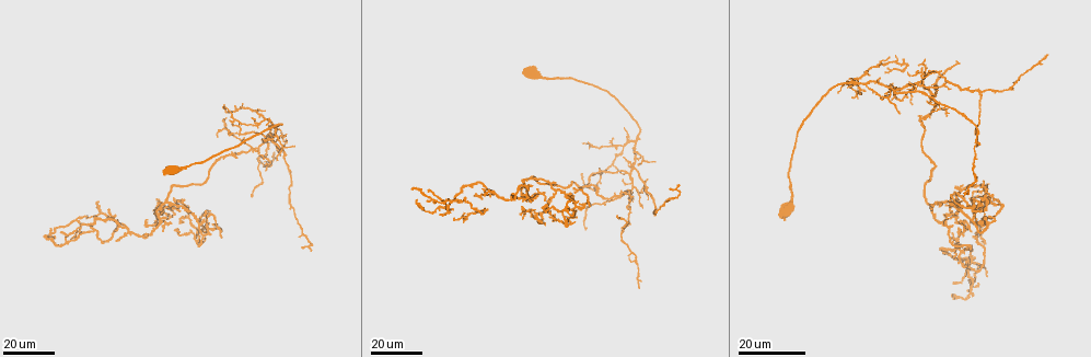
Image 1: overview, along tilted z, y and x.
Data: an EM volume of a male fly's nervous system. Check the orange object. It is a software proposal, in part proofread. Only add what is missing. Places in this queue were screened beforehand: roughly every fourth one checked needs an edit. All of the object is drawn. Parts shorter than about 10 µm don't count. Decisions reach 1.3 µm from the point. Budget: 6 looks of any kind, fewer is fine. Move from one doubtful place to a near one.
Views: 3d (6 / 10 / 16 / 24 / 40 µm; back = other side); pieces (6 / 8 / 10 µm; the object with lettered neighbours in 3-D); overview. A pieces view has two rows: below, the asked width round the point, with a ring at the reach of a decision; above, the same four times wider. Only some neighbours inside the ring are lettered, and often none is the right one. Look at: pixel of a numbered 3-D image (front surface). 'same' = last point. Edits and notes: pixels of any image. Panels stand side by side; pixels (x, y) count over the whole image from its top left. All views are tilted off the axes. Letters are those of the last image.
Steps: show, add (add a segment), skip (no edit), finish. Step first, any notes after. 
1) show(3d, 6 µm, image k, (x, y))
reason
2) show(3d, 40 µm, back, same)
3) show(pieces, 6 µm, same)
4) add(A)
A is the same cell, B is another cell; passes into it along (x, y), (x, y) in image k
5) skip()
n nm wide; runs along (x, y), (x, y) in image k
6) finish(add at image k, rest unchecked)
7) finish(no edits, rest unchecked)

show(3d, 16 µm, image 1, (976, 285))

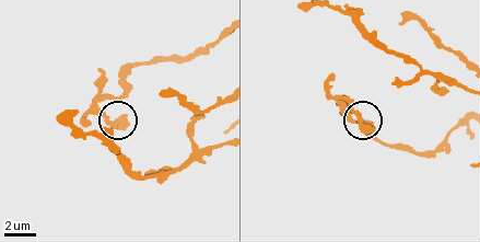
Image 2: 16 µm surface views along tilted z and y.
show(pieces, 6 µm, image 2, (123, 117))

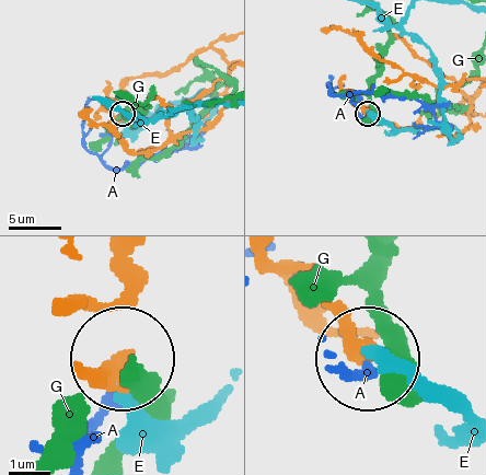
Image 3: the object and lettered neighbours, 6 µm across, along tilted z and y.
skip()
A, E and G are other cells; none of them fits

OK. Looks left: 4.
show(3d, 16 µm, image 1, (429, 192))
free end

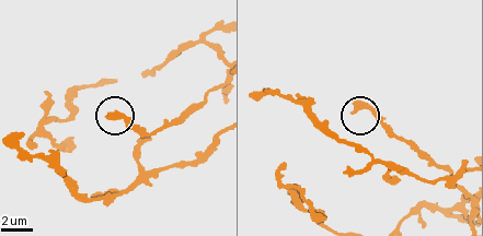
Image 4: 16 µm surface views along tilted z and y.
show(pieces, 10 µm, image 4, (354, 102))

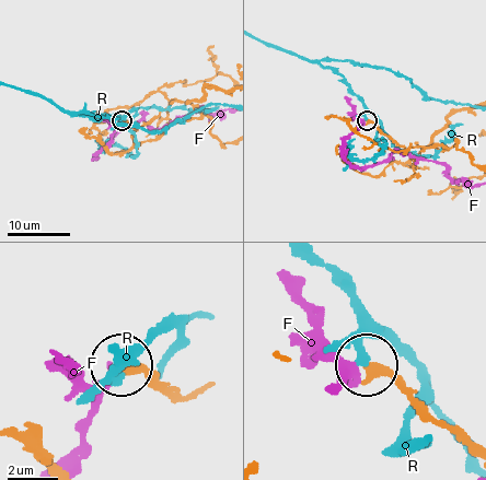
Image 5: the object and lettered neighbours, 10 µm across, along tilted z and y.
skip()
420 nm wide; F and R are other cells; none of them fits

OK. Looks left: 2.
show(3d, 24 µm, image 1, (546, 199))
long arm stops here

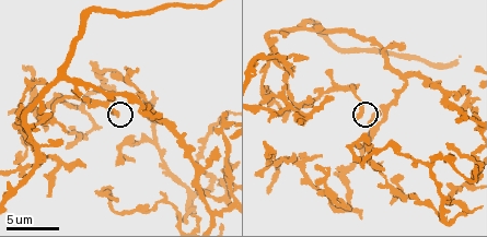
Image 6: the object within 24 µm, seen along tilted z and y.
show(pieces, 10 µm, image 6, (356, 116))

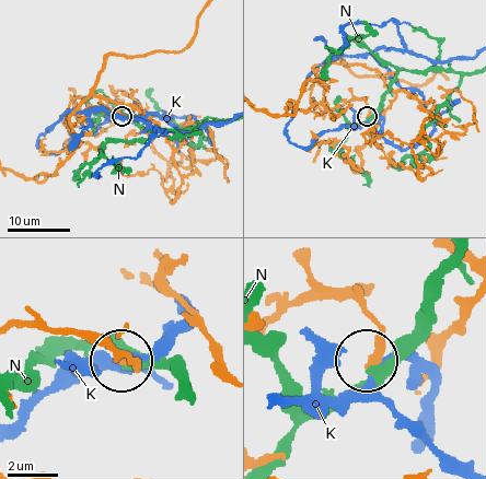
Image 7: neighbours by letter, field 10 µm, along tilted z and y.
skip()
250 nm wide; K and N are other cells; runs along (265, 327), (290, 305), (342, 296), (377, 328), (368, 359) in image 7; none of them fits

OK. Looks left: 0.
finish(no edits, rest unchecked)

